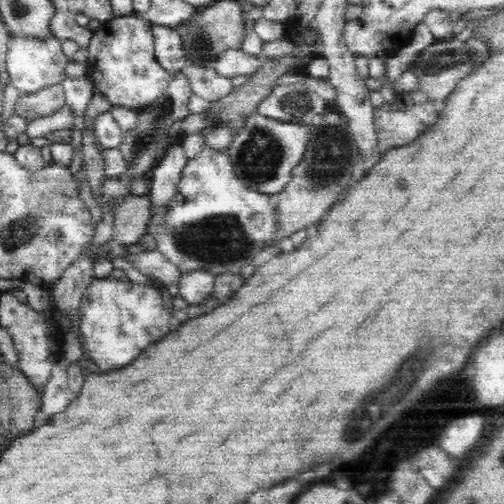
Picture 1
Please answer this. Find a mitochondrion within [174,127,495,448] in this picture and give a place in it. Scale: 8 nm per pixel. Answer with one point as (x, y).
(393, 389)

